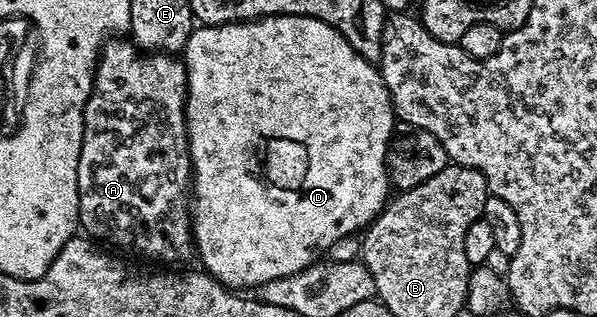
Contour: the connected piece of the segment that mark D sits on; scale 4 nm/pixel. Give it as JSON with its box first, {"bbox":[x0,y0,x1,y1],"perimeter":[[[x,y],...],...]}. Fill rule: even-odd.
{"bbox":[184,16,396,290],"perimeter":[[[264,16],[256,20],[239,20],[236,24],[208,24],[195,27],[186,40],[184,49],[184,63],[186,66],[186,136],[190,139],[190,162],[192,165],[192,244],[196,249],[196,256],[202,259],[201,267],[213,276],[223,288],[227,290],[246,290],[242,288],[261,289],[262,285],[272,282],[276,278],[295,276],[315,263],[319,258],[325,257],[336,242],[345,236],[353,236],[369,228],[377,216],[382,213],[388,203],[392,192],[390,174],[388,171],[388,153],[395,135],[396,117],[394,106],[390,102],[390,92],[382,80],[382,73],[371,61],[363,58],[347,40],[341,36],[338,29],[328,26],[311,16]]]}

